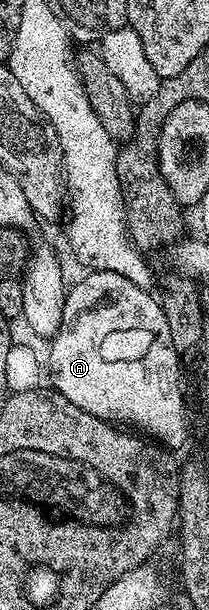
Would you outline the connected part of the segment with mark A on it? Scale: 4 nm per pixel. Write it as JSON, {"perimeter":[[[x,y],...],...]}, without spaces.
{"perimeter":[[[94,270],[85,273],[74,287],[72,284],[68,288],[63,321],[50,342],[53,344],[49,347],[47,371],[53,374],[52,386],[67,397],[71,405],[104,419],[106,423],[128,425],[160,441],[166,448],[174,449],[189,439],[185,391],[181,388],[182,360],[173,348],[171,329],[167,329],[167,317],[163,317],[160,302],[149,294],[146,288],[127,281],[127,277],[119,273]]]}

